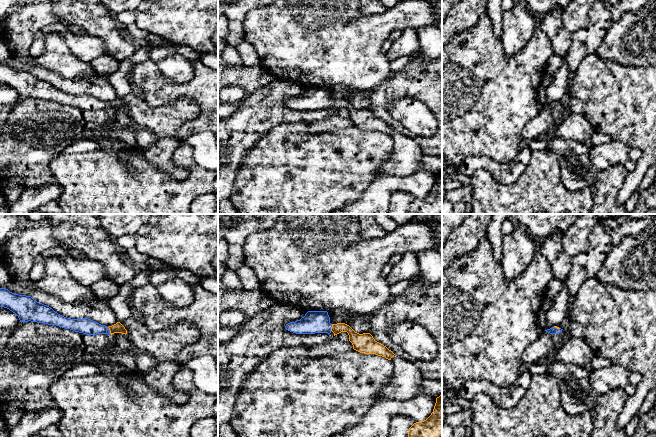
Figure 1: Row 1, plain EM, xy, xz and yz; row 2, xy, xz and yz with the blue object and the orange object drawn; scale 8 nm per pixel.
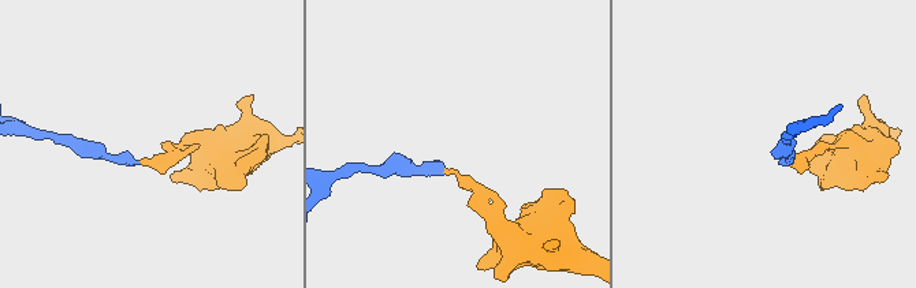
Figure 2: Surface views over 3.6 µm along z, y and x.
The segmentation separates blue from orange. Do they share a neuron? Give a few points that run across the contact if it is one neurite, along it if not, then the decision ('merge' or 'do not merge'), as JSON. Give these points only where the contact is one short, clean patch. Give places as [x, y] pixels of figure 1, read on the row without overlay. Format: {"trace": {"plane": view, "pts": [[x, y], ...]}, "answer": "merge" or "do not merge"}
{"trace": {"plane": "xy", "pts": [[86, 102], [109, 106], [118, 103]]}, "answer": "merge"}

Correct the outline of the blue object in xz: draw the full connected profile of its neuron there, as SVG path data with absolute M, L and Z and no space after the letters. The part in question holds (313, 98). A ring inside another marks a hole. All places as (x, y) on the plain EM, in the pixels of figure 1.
M308 87L304 93L290 98L285 105L296 110L334 109L334 112L347 108L353 125L364 130L376 130L388 136L395 131L383 120L377 118L370 109L359 110L345 99L331 100L327 87Z

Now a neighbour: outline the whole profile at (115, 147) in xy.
M101 132L95 133L95 135L91 139L99 144L99 150L104 150L109 154L117 157L122 156L126 152L133 149L123 141L112 139L108 137L105 133Z

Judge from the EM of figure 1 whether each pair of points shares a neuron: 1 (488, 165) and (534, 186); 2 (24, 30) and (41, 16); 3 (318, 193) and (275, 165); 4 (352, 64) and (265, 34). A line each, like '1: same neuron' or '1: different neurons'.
1: different neurons
2: same neuron
3: same neuron
4: same neuron

